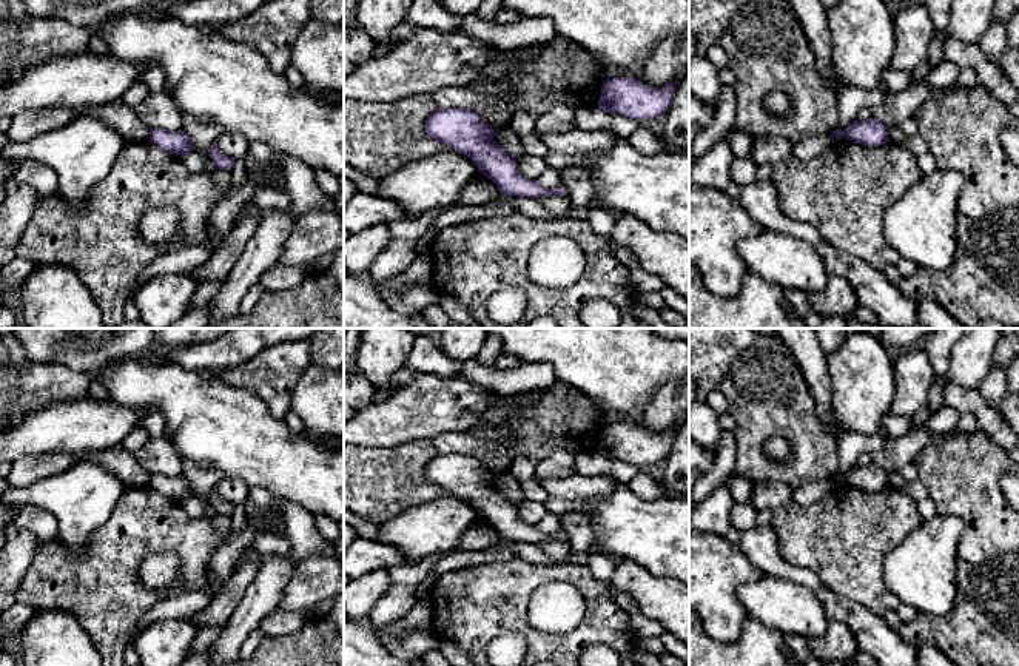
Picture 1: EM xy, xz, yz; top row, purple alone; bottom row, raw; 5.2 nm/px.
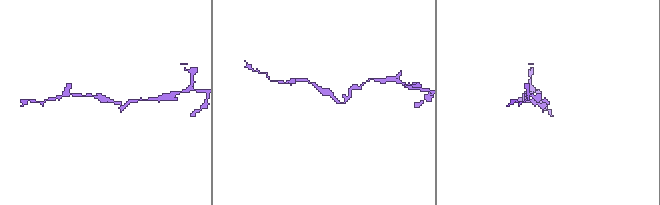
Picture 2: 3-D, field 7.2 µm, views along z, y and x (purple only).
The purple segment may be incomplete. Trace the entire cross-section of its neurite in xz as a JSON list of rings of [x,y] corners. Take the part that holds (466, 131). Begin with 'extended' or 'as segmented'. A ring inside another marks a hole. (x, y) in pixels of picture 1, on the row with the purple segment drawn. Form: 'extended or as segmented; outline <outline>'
as segmented; outline [[[438,108],[425,120],[429,137],[467,156],[501,194],[529,199],[567,194],[564,187],[544,190],[536,180],[523,177],[516,160],[495,142],[495,131],[478,113],[461,108]]]

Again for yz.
as segmented; outline [[[873,117],[866,122],[854,120],[843,131],[837,128],[831,136],[836,140],[845,137],[865,146],[879,146],[890,142],[888,126]]]

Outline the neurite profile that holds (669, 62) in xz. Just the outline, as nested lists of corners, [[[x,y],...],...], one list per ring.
[[[671,34],[649,57],[643,76],[638,79],[651,88],[677,83],[689,72],[689,34]]]

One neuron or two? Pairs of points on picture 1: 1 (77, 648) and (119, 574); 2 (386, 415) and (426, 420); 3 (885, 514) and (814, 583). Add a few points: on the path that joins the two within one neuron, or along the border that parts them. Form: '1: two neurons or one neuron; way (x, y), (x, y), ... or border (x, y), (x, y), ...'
1: two neurons; border (59, 608), (65, 609), (79, 623), (97, 649)
2: one neuron; way (395, 417), (417, 417)
3: two neurons; border (786, 561), (811, 569), (823, 585)

